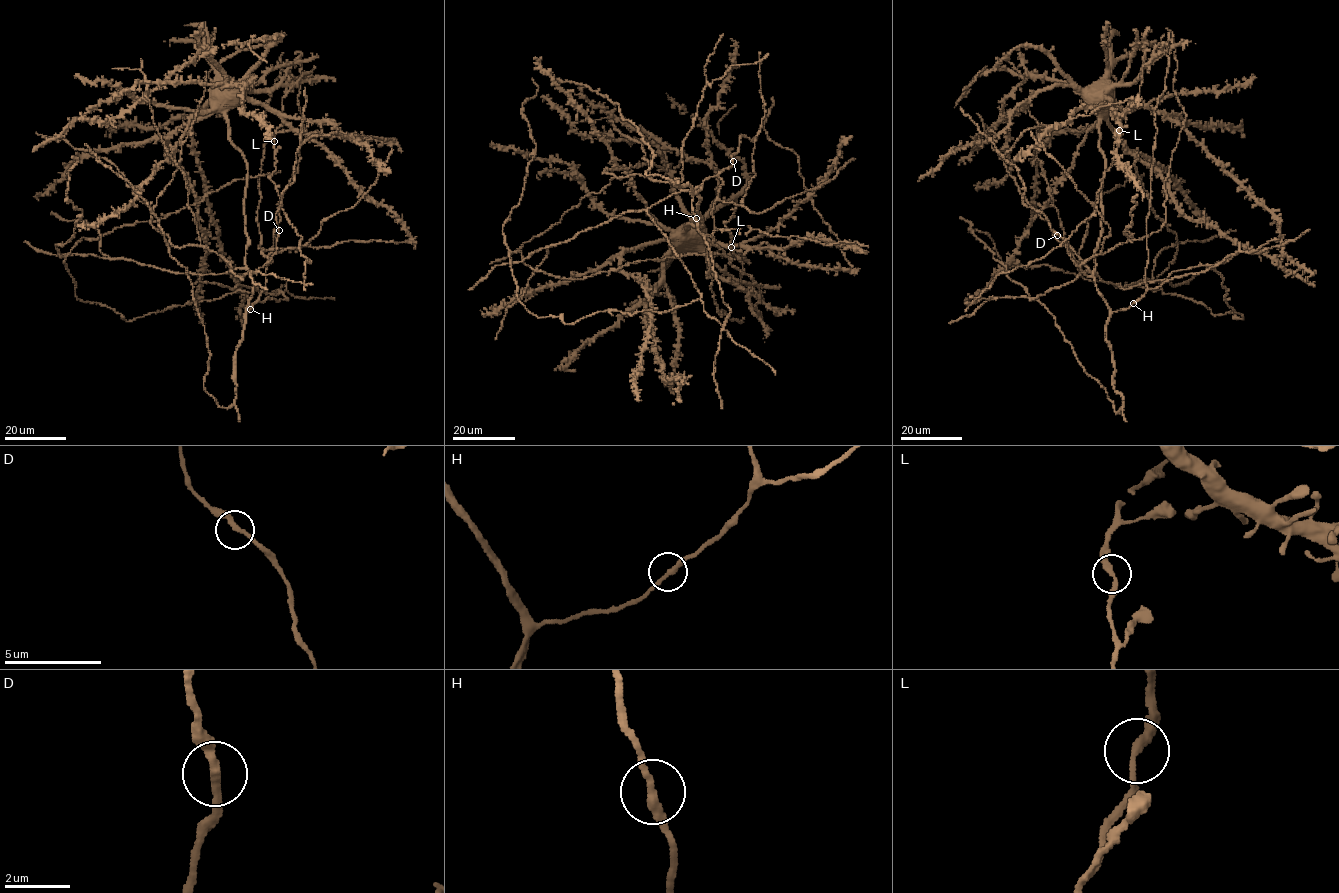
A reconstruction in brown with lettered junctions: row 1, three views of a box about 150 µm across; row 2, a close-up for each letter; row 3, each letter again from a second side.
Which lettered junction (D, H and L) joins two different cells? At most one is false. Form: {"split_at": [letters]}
{"split_at": []}

